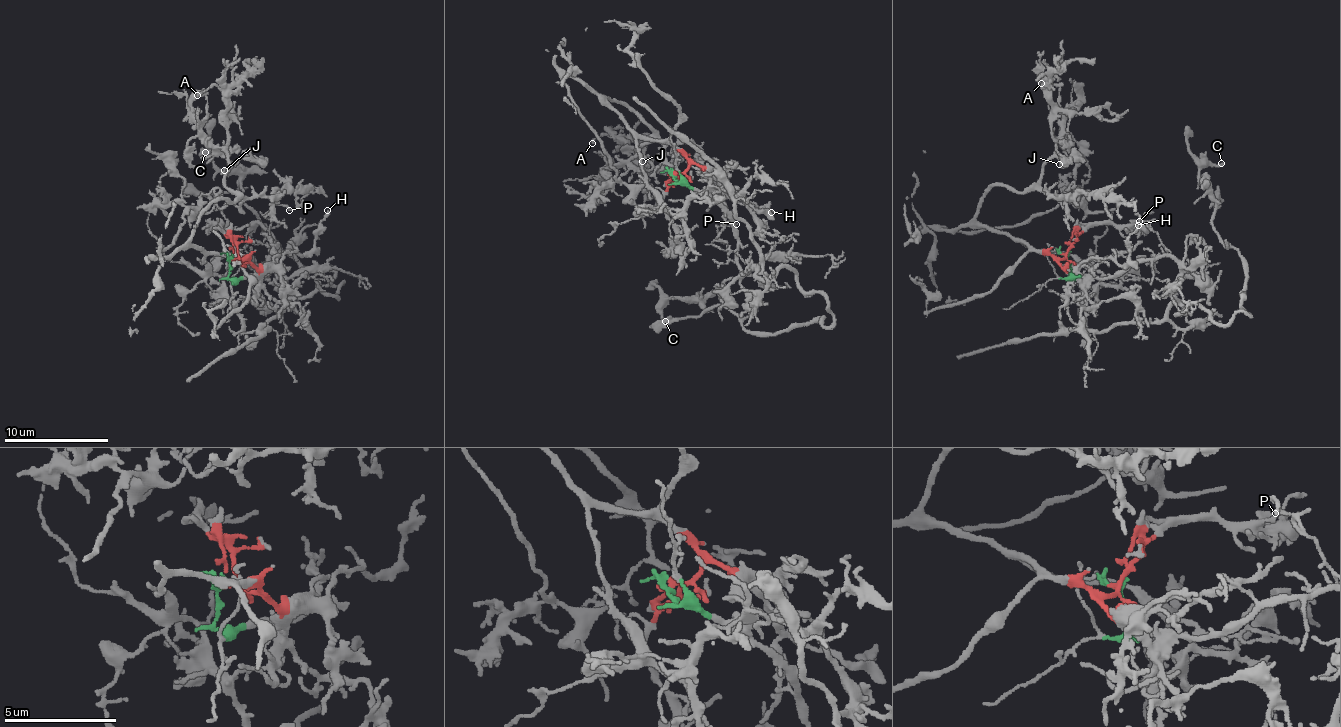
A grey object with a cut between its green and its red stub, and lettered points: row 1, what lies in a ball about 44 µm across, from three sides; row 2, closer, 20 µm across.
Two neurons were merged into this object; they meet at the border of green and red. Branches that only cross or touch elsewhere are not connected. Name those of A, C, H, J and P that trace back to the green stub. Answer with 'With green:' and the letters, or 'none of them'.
With green: C, P

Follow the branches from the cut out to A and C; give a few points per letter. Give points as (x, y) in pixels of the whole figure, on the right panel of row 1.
A: (1065, 256), (1053, 258), (976, 220), (996, 184), (1034, 187), (1055, 149), (1047, 87), (1037, 75), (1042, 84)
C: (1065, 256), (1073, 274), (1112, 278), (1169, 255), (1177, 313), (1247, 315), (1241, 255), (1201, 179), (1222, 162)

